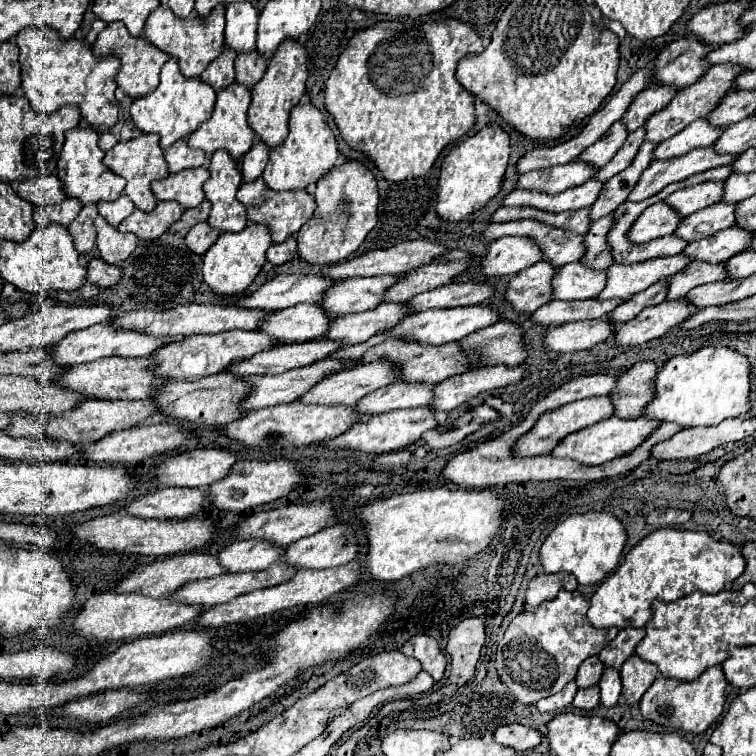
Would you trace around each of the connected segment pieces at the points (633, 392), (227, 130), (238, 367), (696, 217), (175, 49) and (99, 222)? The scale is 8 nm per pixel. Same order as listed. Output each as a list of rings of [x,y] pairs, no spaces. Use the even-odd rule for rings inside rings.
[[[646,361],[636,363],[626,373],[616,379],[616,389],[608,395],[616,409],[618,419],[636,419],[642,415],[644,405],[652,399],[652,379],[658,371],[658,365]]]
[[[238,81],[228,85],[228,89],[222,89],[218,93],[216,109],[214,109],[212,117],[208,121],[204,121],[204,125],[200,125],[200,129],[196,129],[196,133],[192,133],[192,137],[188,137],[188,145],[192,145],[194,149],[202,149],[208,155],[218,149],[226,149],[234,159],[242,157],[256,139],[256,133],[252,133],[248,121],[246,121],[250,97],[252,97],[250,89],[246,85],[240,85]]]
[[[308,341],[308,343],[296,343],[296,345],[282,345],[280,349],[268,349],[268,353],[256,353],[256,357],[248,361],[236,361],[232,369],[224,369],[224,371],[230,371],[240,377],[242,375],[276,375],[294,367],[312,365],[328,357],[336,349],[340,349],[340,343],[336,341]]]
[[[716,203],[712,207],[704,207],[680,221],[680,229],[672,233],[674,237],[680,237],[684,241],[696,241],[714,235],[716,231],[728,229],[734,225],[734,205],[728,203]]]
[[[160,5],[158,9],[154,9],[148,19],[146,19],[146,27],[144,27],[144,37],[156,45],[160,51],[172,55],[178,59],[180,63],[180,71],[186,77],[194,77],[200,75],[208,63],[220,55],[222,45],[224,45],[224,7],[226,5],[218,5],[216,9],[212,9],[212,13],[208,17],[198,17],[198,15],[190,15],[186,19],[174,17],[174,13],[170,9],[164,9],[164,5]]]
[[[96,217],[94,221],[96,225],[96,247],[102,255],[102,259],[106,263],[120,263],[124,259],[130,257],[130,253],[136,249],[136,241],[138,237],[134,233],[120,233],[116,227],[108,225],[108,221],[104,221],[104,217]]]

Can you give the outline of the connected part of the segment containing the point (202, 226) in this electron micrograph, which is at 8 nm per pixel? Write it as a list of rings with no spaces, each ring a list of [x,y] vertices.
[[[204,221],[204,223],[198,223],[196,227],[192,227],[192,229],[188,231],[188,235],[186,235],[186,245],[190,245],[190,249],[192,249],[194,253],[204,255],[204,253],[210,249],[212,241],[218,239],[218,235],[220,235],[220,231],[218,231],[218,229],[212,229],[212,227]]]

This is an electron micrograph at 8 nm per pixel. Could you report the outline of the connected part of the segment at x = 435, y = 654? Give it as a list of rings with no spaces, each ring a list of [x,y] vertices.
[[[418,633],[414,637],[410,637],[404,647],[402,647],[404,655],[416,657],[422,663],[422,669],[428,671],[434,681],[440,681],[444,677],[444,669],[446,669],[446,659],[440,651],[440,645],[434,637]]]

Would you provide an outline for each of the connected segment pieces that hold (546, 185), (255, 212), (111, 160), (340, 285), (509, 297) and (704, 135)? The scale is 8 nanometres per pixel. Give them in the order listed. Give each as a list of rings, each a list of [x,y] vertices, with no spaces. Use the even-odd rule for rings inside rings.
[[[570,161],[566,165],[556,165],[556,167],[548,167],[548,169],[538,169],[538,171],[524,173],[518,179],[516,189],[540,191],[540,193],[556,195],[556,193],[566,191],[570,187],[582,185],[594,173],[596,173],[594,167],[590,167],[586,163],[580,163],[580,161]]]
[[[258,177],[256,181],[250,181],[250,183],[242,183],[238,189],[238,201],[246,205],[248,219],[252,223],[266,223],[272,227],[272,241],[276,241],[276,243],[284,241],[292,233],[298,233],[298,229],[308,221],[308,217],[312,217],[312,213],[316,209],[314,197],[306,189],[274,193],[274,189],[268,189],[264,185],[262,177]]]
[[[140,133],[136,139],[118,141],[110,151],[106,151],[104,165],[110,167],[114,173],[122,175],[128,183],[124,193],[132,199],[132,203],[142,211],[152,211],[156,205],[156,197],[150,191],[150,183],[154,179],[168,177],[168,165],[164,161],[164,151],[158,145],[158,137],[154,133]]]
[[[394,275],[352,277],[352,279],[336,281],[332,283],[330,289],[324,291],[324,297],[318,305],[330,315],[368,311],[382,303],[384,291],[396,281],[398,277]]]
[[[538,261],[536,265],[516,273],[504,293],[504,299],[516,313],[532,313],[544,303],[552,301],[550,279],[554,275],[554,267],[546,261]]]
[[[696,119],[674,137],[662,141],[654,149],[654,159],[674,159],[698,147],[710,147],[722,133],[722,127],[712,127],[706,119]]]

